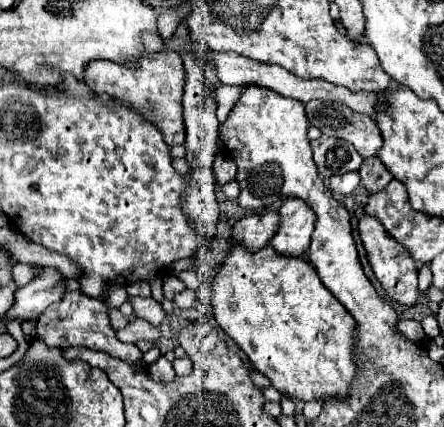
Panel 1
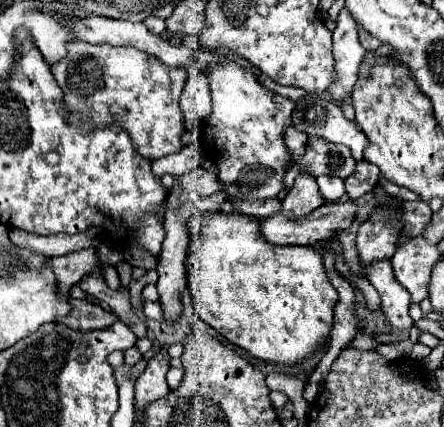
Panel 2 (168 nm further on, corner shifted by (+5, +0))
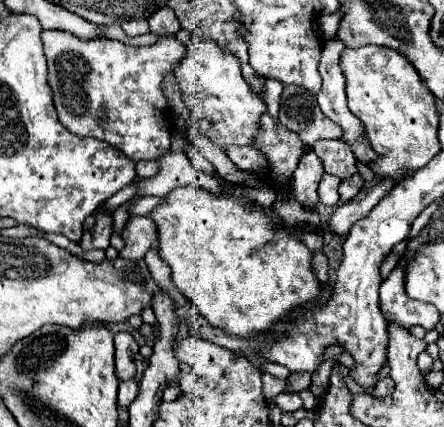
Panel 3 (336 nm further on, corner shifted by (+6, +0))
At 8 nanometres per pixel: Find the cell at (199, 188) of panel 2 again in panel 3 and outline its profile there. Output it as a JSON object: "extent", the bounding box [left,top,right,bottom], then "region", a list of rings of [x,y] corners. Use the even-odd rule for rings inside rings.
{"extent":[129,196,162,216],"region":[[[146,196],[137,200],[129,208],[131,216],[144,216],[149,214],[156,206],[160,205],[162,198],[154,196]]]}

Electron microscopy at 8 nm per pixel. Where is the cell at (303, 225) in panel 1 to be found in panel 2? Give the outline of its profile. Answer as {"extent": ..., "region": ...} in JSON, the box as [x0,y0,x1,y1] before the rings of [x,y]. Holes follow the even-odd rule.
{"extent":[281,172,323,216],"region":[[[301,172],[295,182],[293,188],[287,192],[285,200],[283,200],[283,208],[281,212],[285,214],[293,214],[293,216],[307,216],[309,212],[317,210],[323,204],[323,196],[319,194],[317,188],[317,180],[315,176]]]}

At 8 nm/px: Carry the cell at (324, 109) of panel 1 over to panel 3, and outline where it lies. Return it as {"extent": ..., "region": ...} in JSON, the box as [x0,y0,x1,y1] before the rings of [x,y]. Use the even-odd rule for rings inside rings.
{"extent":[280,86,342,146],"region":[[[284,86],[280,100],[280,122],[296,132],[306,146],[322,138],[342,138],[340,126],[332,124],[320,110],[316,96],[300,86]]]}

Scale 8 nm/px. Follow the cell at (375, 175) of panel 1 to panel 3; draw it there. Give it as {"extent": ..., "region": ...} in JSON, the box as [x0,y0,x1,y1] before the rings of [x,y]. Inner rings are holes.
{"extent":[340,174,364,202],"region":[[[360,174],[344,178],[344,180],[342,180],[342,184],[340,184],[340,198],[342,198],[344,202],[352,200],[352,198],[362,190],[362,186],[364,186],[364,180],[362,180],[362,176],[360,176]]]}

